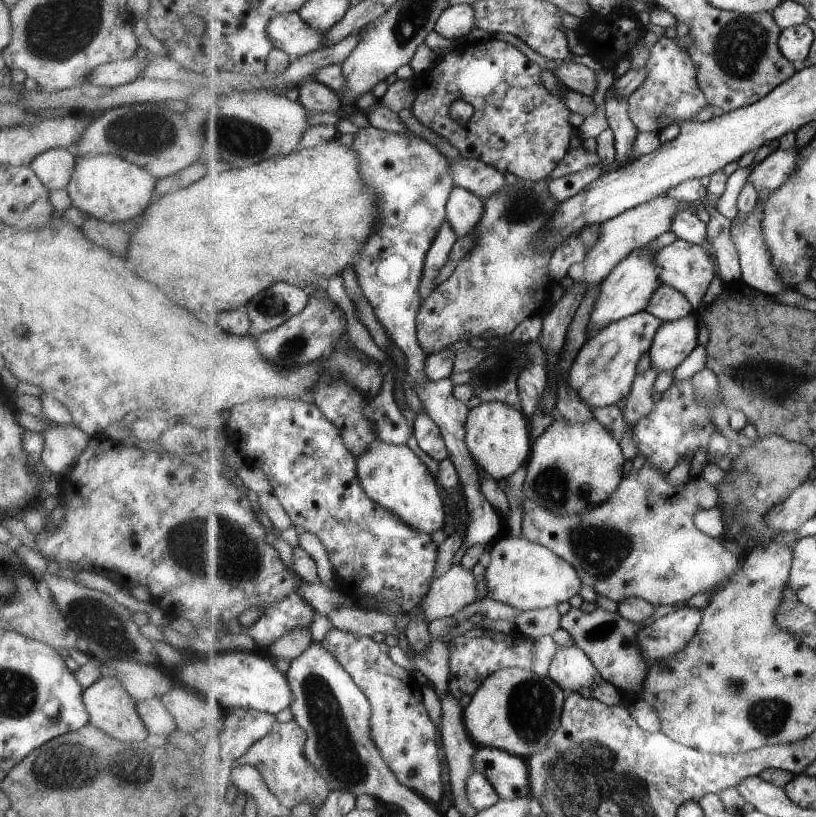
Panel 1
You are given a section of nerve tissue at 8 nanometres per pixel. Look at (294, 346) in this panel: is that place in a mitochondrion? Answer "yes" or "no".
yes

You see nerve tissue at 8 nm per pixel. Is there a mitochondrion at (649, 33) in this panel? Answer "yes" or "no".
no

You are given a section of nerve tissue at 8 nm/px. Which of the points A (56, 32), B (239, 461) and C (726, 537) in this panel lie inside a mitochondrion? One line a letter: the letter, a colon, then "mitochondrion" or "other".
A: mitochondrion
B: other
C: other

